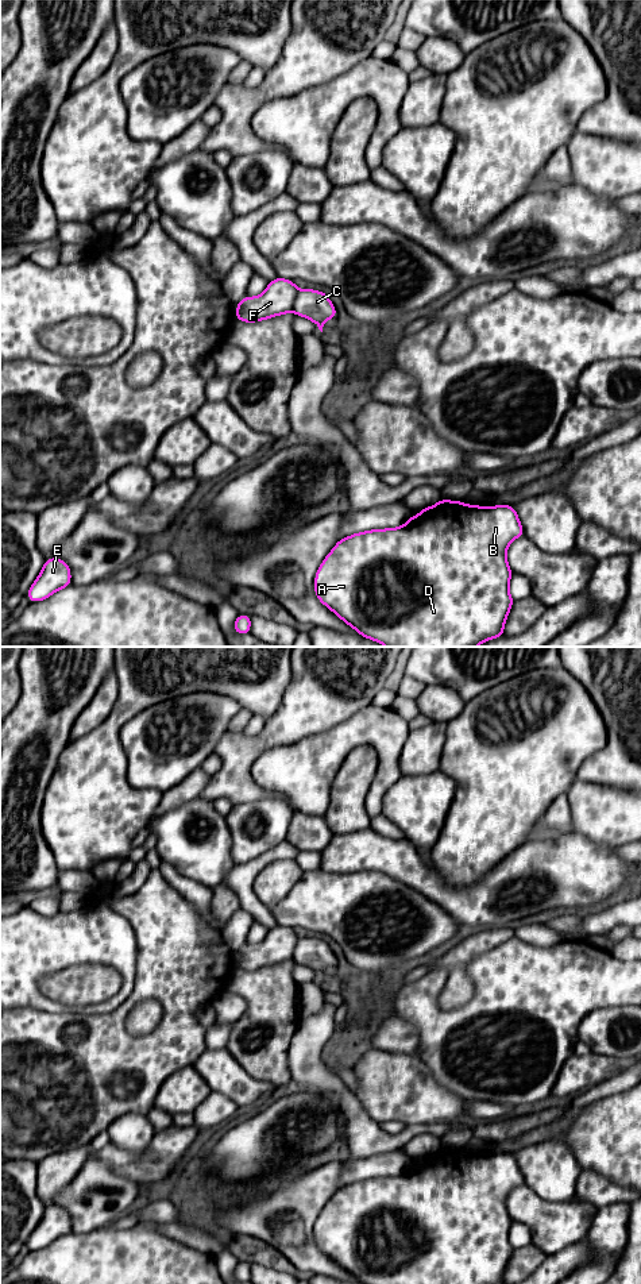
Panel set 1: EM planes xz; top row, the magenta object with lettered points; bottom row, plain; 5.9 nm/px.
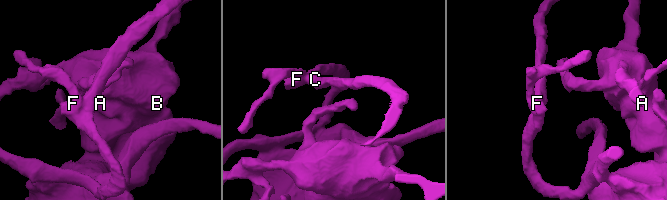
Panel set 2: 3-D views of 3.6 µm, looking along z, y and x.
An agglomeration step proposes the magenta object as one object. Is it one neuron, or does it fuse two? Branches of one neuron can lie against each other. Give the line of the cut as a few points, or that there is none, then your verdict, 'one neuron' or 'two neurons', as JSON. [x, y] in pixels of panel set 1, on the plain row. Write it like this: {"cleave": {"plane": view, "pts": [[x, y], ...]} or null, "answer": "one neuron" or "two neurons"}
{"cleave": null, "answer": "one neuron"}

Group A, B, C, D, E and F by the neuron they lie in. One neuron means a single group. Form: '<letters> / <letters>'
A B C D E F

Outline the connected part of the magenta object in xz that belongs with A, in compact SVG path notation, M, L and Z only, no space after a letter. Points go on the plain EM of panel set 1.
M441 1146L436 1153L421 1157L416 1165L409 1164L402 1175L371 1177L340 1187L314 1223L314 1241L323 1253L354 1276L359 1284L505 1284L505 1269L515 1250L509 1241L513 1219L509 1215L506 1200L509 1192L522 1184L525 1179L513 1153L478 1154Z

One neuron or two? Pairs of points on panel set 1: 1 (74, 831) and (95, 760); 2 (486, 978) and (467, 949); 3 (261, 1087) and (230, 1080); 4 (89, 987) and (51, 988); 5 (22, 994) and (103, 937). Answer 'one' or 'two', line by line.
1: one
2: two
3: one
4: one
5: one

